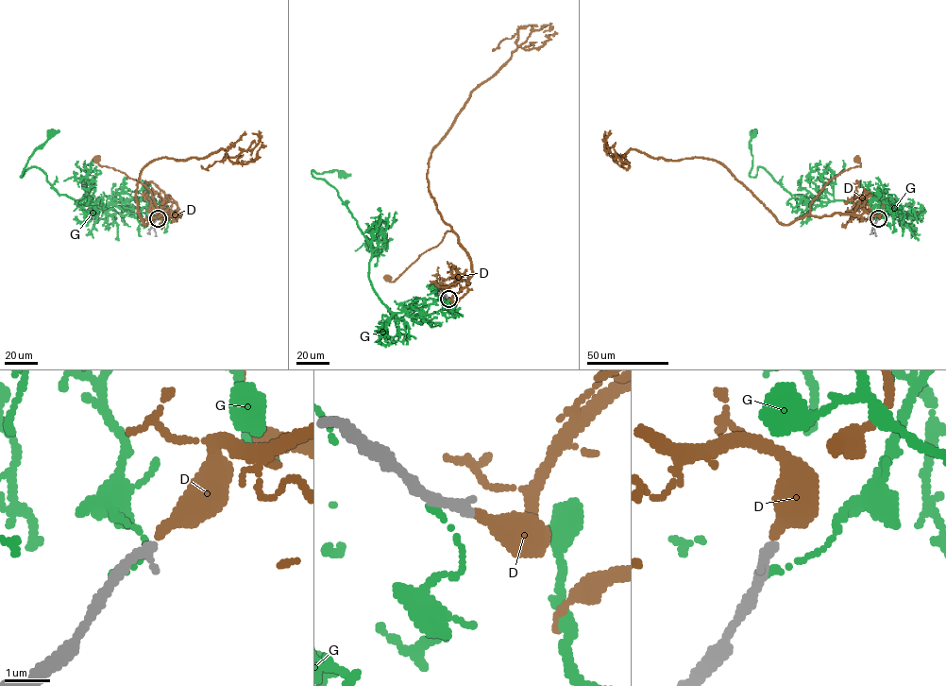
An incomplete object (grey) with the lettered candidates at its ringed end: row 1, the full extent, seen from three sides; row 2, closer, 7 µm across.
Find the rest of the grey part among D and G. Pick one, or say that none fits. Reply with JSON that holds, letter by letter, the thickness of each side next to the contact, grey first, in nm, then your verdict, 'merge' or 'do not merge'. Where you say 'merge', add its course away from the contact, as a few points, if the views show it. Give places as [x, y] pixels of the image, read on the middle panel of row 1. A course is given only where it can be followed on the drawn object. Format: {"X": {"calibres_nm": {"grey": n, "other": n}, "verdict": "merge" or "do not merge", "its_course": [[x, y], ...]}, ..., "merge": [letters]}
{"D": {"calibres_nm": {"grey": 260, "other": 300}, "verdict": "merge", "its_course": [[448, 299], [464, 287], [472, 273], [469, 256], [452, 231], [394, 281], [387, 278]]}, "G": {"calibres_nm": {"grey": 340, "other": 120}, "verdict": "do not merge"}, "merge": ["D"]}

